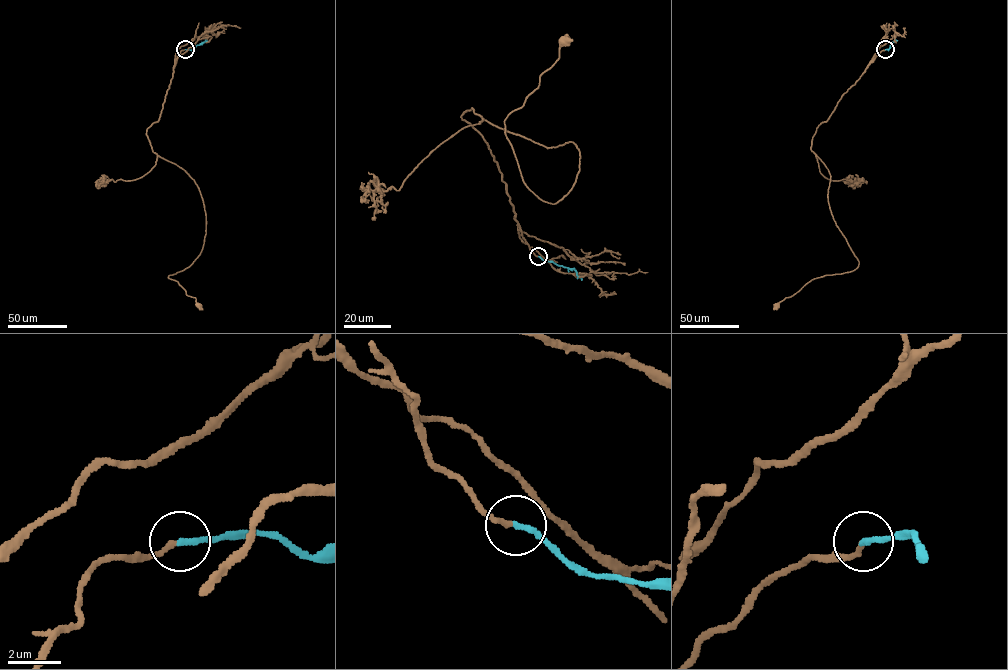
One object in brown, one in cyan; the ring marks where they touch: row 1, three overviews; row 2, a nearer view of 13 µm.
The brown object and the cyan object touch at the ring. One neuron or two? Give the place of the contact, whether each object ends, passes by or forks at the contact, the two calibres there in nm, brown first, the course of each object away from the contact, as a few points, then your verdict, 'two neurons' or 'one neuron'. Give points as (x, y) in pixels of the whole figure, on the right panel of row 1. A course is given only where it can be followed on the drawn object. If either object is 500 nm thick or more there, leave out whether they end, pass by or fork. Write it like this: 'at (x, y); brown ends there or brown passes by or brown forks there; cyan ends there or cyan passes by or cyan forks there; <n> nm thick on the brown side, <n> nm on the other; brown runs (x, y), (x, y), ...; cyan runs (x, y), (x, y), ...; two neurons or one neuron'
at (885, 49); brown ends there; cyan ends there; 190 nm thick on the brown side, 220 nm on the other; brown runs (885, 49), (818, 126), (810, 147), (830, 175), (830, 209), (858, 267), (813, 279), (776, 305); cyan runs (885, 49), (897, 40); one neuron

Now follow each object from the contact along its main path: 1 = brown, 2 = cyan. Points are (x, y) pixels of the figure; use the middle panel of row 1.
1: (537, 256), (461, 117), (573, 142), (579, 171), (558, 202), (524, 182), (504, 121), (564, 41)
2: (538, 256), (573, 268), (581, 280)

